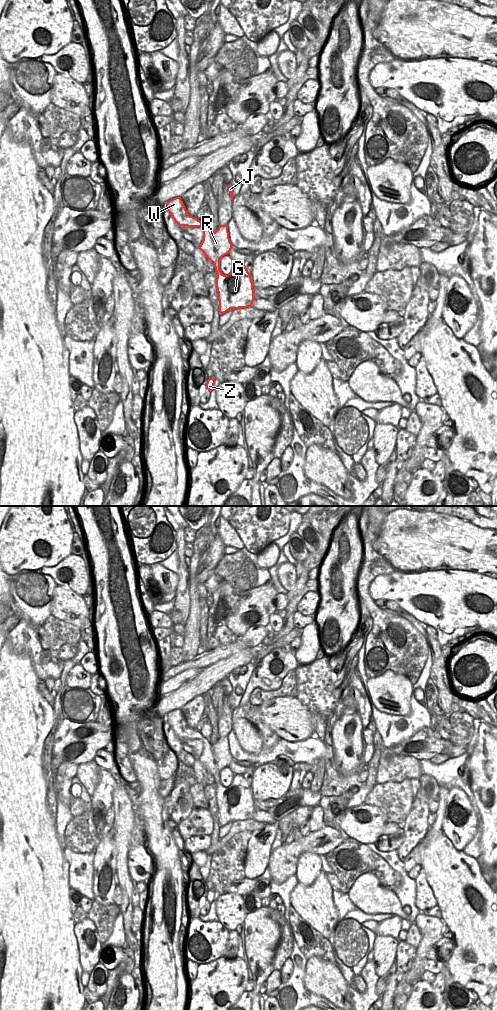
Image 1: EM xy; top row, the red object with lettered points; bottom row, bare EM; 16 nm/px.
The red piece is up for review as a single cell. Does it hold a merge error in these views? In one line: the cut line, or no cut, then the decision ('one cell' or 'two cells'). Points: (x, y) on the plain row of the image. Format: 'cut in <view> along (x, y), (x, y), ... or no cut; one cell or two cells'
no cut; one cell

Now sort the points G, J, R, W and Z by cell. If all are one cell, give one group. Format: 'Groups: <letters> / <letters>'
Groups: G J R W Z

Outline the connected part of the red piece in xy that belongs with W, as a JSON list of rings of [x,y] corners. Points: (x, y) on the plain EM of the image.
[[[181,709],[169,712],[166,720],[179,738],[200,739],[203,742],[203,752],[199,761],[215,779],[220,827],[230,821],[252,819],[255,811],[254,801],[251,786],[247,780],[242,775],[235,774],[228,787],[224,787],[220,782],[220,771],[228,767],[233,759],[229,750],[228,737],[220,737],[212,745],[209,739],[188,726]]]

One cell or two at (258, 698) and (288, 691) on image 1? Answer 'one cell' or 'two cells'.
one cell

